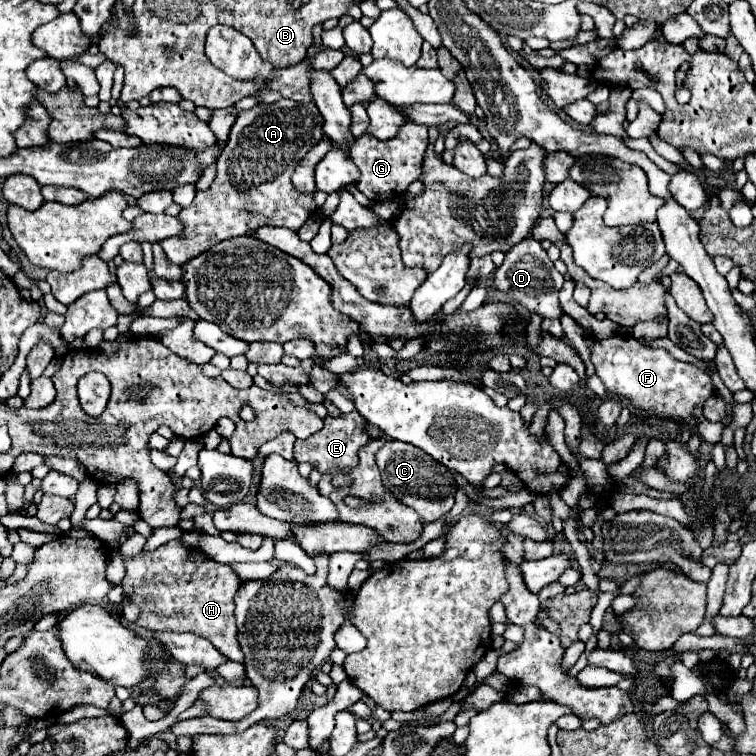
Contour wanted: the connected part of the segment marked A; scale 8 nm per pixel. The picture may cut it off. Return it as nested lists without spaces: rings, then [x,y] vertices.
[[[279,100],[275,104],[259,104],[257,108],[243,110],[235,124],[231,126],[229,140],[217,160],[217,176],[211,184],[211,188],[197,192],[193,204],[189,208],[183,208],[179,214],[179,220],[185,226],[185,232],[173,238],[167,238],[161,242],[161,248],[165,250],[167,258],[173,264],[187,264],[191,258],[207,252],[211,246],[233,238],[243,236],[253,230],[257,230],[263,224],[269,226],[285,226],[289,230],[301,228],[301,224],[315,214],[313,198],[307,194],[299,194],[291,184],[291,174],[301,162],[301,158],[319,142],[323,140],[323,118],[315,106],[315,102],[295,102],[295,100]]]

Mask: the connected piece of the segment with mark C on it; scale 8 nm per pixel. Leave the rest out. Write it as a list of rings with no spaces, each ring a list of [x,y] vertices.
[[[389,440],[377,454],[377,466],[381,470],[383,486],[405,506],[413,508],[425,522],[433,522],[447,514],[455,504],[457,484],[447,466],[435,462],[429,454],[407,442]]]

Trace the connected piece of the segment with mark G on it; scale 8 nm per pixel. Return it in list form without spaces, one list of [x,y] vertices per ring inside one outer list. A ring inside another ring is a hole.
[[[415,122],[403,124],[401,132],[395,138],[383,142],[373,138],[371,134],[363,134],[361,138],[357,138],[351,150],[351,158],[361,172],[357,180],[357,188],[371,202],[399,198],[407,190],[407,186],[421,174],[421,160],[425,150],[427,150],[427,128]]]

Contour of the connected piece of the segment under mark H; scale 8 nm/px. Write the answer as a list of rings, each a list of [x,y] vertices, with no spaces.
[[[171,540],[163,546],[159,546],[155,552],[149,554],[137,554],[131,560],[125,560],[127,566],[127,576],[123,578],[121,586],[139,608],[141,616],[137,620],[139,626],[147,630],[193,630],[197,636],[207,638],[227,660],[233,662],[243,662],[243,652],[237,642],[237,628],[235,628],[235,594],[241,586],[241,578],[231,570],[227,564],[213,562],[209,558],[201,558],[205,554],[199,554],[195,550],[187,550],[181,540]]]

